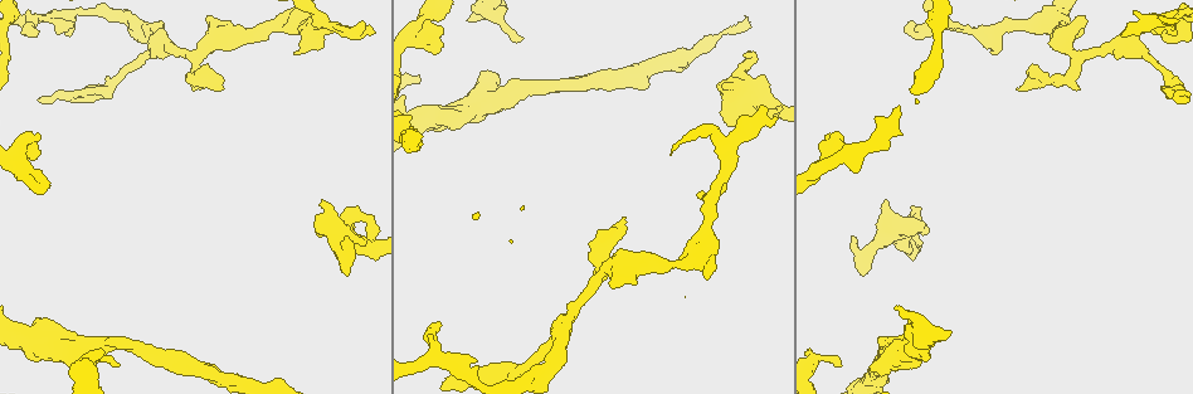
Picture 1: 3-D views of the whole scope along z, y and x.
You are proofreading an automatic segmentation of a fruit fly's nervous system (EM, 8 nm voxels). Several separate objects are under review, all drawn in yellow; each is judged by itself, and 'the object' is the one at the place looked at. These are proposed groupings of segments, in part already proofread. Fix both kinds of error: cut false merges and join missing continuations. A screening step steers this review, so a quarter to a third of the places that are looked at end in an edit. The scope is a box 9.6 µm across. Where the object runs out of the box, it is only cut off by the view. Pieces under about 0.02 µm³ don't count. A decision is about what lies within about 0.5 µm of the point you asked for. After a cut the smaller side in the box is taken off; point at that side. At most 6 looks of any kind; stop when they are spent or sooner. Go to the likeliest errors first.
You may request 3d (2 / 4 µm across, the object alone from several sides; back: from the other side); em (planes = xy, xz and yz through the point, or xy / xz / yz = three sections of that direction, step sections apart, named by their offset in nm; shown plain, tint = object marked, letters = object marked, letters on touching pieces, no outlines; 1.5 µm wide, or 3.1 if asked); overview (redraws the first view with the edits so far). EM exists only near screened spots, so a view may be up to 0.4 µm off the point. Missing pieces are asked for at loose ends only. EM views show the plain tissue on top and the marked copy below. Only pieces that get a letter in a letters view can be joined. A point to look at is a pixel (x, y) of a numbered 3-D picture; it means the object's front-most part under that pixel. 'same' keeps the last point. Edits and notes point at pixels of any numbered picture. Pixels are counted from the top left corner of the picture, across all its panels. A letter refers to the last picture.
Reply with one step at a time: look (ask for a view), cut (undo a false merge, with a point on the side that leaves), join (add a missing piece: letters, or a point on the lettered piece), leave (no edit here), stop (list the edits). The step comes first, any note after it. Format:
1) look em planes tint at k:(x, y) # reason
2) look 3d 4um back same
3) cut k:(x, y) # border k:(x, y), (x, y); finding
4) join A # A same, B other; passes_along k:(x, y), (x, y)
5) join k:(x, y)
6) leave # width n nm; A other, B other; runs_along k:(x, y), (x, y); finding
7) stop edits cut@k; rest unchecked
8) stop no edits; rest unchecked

look 3d 4um at 1:(828, 136) # branch stops here

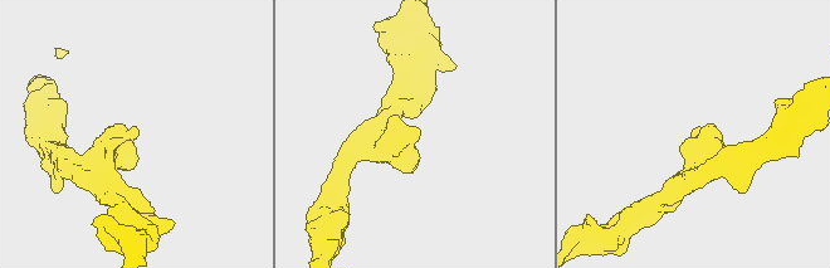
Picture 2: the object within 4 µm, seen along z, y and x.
look em yz step 8 letters at 2:(419, 130)

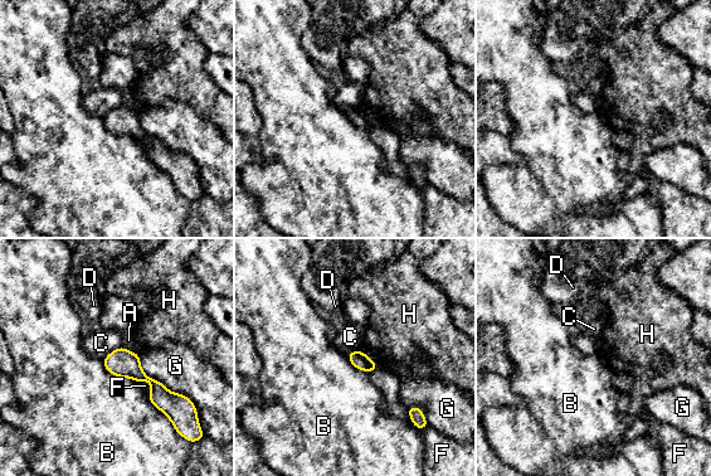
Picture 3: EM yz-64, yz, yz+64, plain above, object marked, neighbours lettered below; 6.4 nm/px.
look em planes letters same # another direction

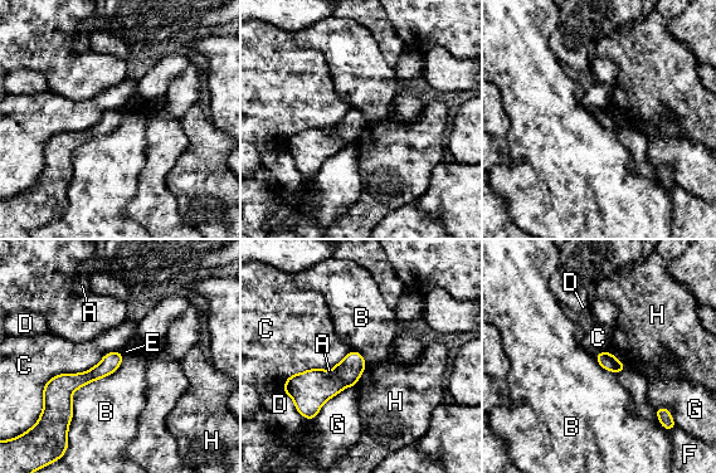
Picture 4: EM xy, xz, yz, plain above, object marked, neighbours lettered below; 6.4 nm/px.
leave # A other, B other, C other, D other, E other, F other, G other, H other; runs_along 4:(118, 356), (92, 375), (49, 386); none of them fits

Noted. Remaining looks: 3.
look em planes letters at 1:(837, 363) # thin end

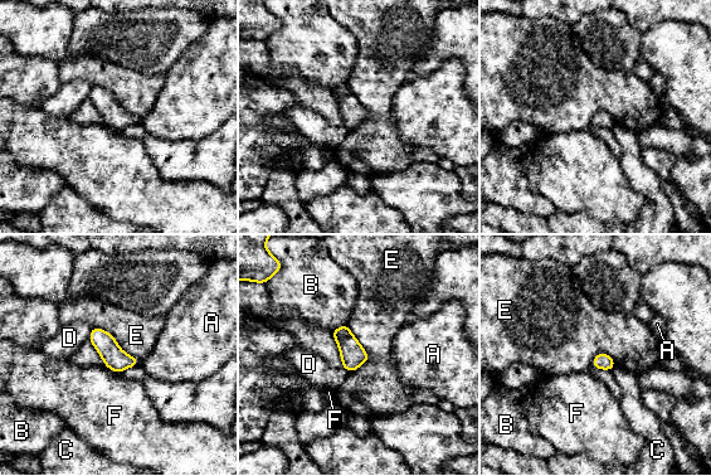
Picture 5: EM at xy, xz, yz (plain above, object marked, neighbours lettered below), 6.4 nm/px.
leave # A other, B other, C other, D other, E other, F other; none of them fits

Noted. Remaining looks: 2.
look 3d 4um at 1:(750, 53) # branch stops here

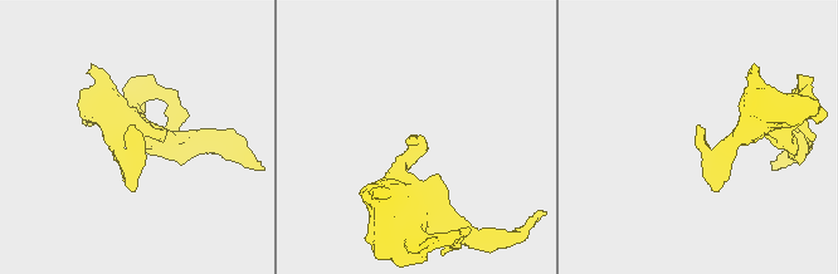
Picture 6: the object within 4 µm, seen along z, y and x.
look em planes letters at 6:(411, 140)

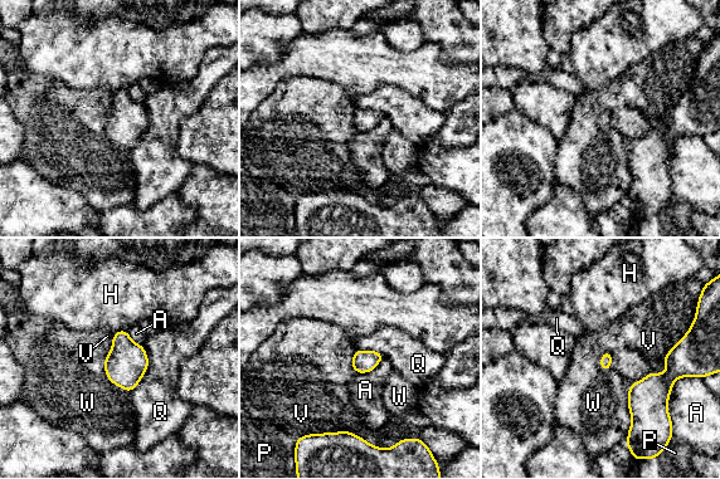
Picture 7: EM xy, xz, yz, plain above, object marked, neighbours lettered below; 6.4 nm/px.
leave # longest_contact W 360 nm; A other, H other, P other, Q other, V other, W other; no lettered piece goes on from it

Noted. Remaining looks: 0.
stop no edits; rest unchecked

